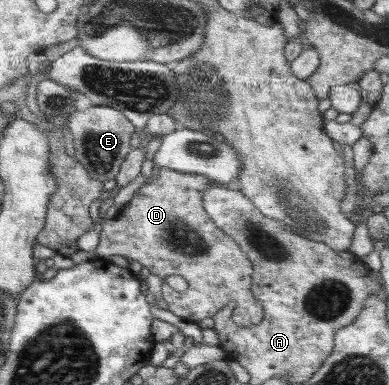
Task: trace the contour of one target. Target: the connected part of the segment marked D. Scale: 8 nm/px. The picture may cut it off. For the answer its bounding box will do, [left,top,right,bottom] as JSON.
[94,168,264,328]

